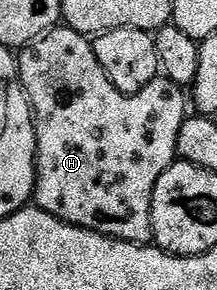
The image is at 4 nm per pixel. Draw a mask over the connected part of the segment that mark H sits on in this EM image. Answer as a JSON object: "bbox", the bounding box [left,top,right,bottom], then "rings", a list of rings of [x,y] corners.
{"bbox":[17,24,188,243],"rings":[[[59,24],[53,30],[47,30],[41,38],[31,42],[29,46],[21,47],[17,59],[18,78],[30,101],[30,111],[34,114],[34,127],[36,128],[38,175],[34,185],[33,205],[39,210],[56,216],[61,222],[67,222],[109,238],[119,238],[121,242],[149,243],[154,232],[150,213],[152,212],[152,196],[156,188],[156,180],[160,180],[160,176],[164,176],[164,172],[175,162],[180,128],[188,116],[188,98],[187,95],[186,98],[182,95],[185,94],[183,87],[178,86],[165,76],[159,76],[152,84],[148,84],[148,88],[144,88],[138,94],[122,94],[110,83],[104,68],[100,68],[100,60],[96,60],[93,41],[87,35],[71,30],[65,24]]]}

